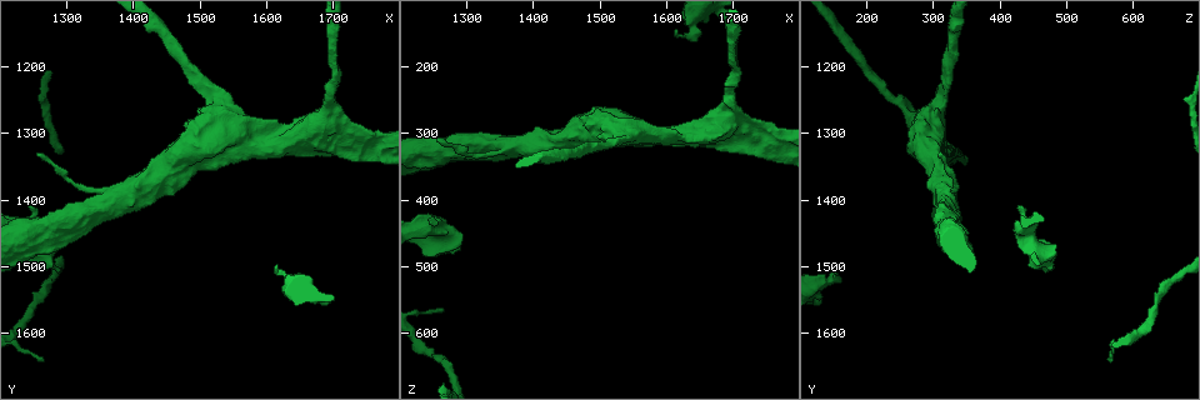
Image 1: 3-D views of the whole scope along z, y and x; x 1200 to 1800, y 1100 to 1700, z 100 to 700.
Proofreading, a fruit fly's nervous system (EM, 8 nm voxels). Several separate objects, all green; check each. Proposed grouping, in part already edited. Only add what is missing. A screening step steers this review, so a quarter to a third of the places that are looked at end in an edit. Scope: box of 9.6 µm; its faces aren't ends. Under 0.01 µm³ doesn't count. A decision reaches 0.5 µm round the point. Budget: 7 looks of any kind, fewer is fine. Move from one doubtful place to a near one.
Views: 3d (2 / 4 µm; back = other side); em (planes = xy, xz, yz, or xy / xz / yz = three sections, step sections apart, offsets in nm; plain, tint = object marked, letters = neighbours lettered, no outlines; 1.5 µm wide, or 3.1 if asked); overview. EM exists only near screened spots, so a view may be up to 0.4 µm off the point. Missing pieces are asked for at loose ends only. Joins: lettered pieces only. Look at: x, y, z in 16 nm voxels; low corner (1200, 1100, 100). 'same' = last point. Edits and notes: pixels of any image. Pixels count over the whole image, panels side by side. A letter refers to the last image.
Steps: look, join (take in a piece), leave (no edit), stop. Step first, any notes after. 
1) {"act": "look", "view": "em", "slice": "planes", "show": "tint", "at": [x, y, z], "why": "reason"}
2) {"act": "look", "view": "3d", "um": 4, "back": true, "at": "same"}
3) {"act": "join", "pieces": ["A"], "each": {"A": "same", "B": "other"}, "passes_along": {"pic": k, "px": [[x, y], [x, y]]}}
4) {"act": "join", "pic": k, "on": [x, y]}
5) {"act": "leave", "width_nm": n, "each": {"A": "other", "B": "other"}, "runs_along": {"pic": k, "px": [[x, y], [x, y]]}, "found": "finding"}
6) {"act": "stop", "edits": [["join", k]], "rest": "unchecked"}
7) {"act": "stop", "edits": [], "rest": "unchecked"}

{"act": "look", "view": "3d", "um": 2, "at": [1255, 1330, 310], "why": "branch stops here"}

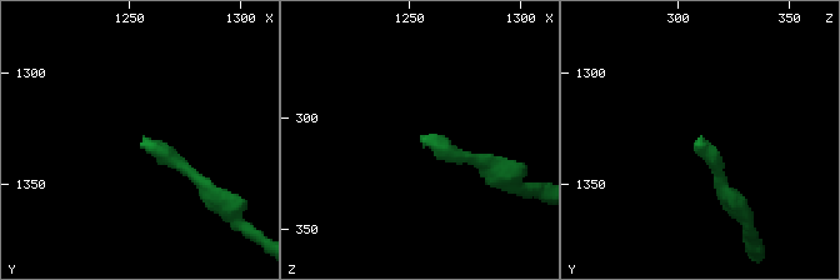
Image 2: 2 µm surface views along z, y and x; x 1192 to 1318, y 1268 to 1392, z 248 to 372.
{"act": "look", "view": "em", "slice": "planes", "show": "letters", "at": [1256, 1332, 309]}

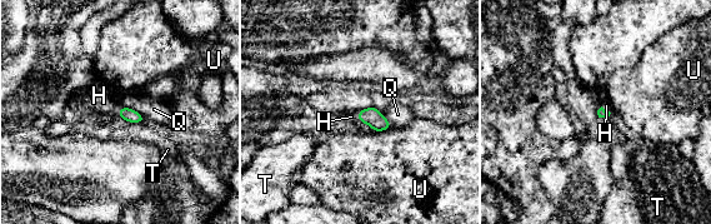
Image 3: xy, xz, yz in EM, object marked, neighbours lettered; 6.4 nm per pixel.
{"act": "join", "pieces": ["H"], "longest_contact_nm": ["Q", 170], "each": {"H": "same", "Q": "other", "T": "other", "U": "other"}, "found": "it goes on there"}

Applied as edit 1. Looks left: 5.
{"act": "look", "view": "3d", "um": 2, "at": [1285, 1505, 475], "why": "branch stops here"}

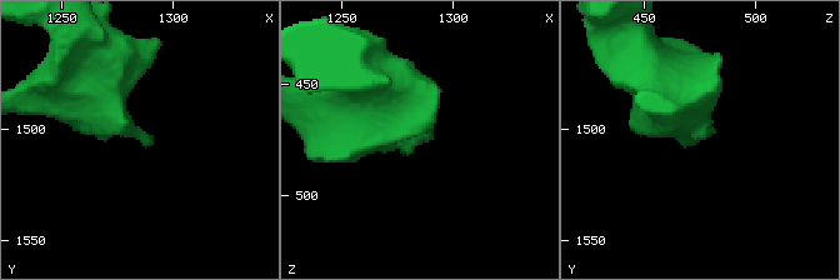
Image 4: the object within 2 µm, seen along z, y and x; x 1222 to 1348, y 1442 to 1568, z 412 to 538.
{"act": "look", "view": "em", "slice": "xy", "step": 8, "show": "letters", "at": [1289, 1507, 474], "why": "need the tissue"}

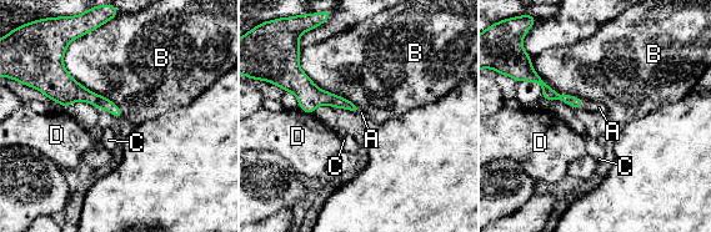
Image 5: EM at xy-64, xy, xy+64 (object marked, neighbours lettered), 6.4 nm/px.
{"act": "join", "pieces": ["A"], "longest_contact_nm": ["B", 550], "each": {"A": "same", "B": "other", "C": "other", "D": "other"}, "passes_along": {"pic": 5, "px": [[547, 92], [581, 104], [599, 107]]}, "found": "it goes on there"}

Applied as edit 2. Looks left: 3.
{"act": "look", "view": "3d", "um": 4, "at": [1265, 1645, 565], "why": "an open end"}

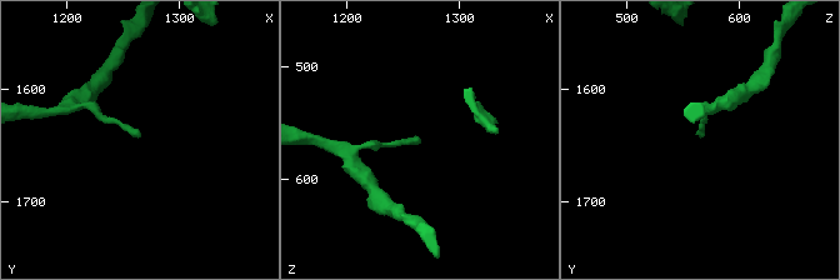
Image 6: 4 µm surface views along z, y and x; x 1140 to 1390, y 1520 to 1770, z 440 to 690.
{"act": "look", "view": "em", "slice": "planes", "show": "letters", "at": [1264, 1642, 564], "why": "now the EM"}

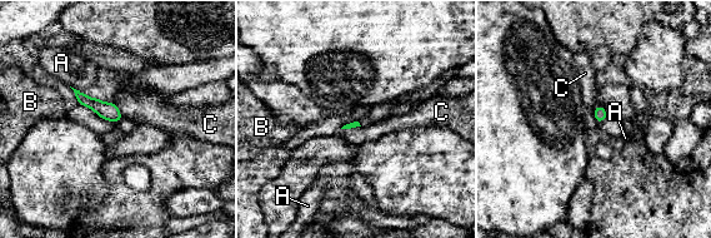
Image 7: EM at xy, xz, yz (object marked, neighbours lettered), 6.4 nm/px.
{"act": "leave", "each": {"A": "other", "B": "other", "C": "other"}, "border": {"pic": 7, "px": [[114, 103], [123, 117]]}, "found": "none of them fits"}

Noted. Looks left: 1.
{"act": "stop", "edits": [["join", 3], ["join", 5]], "rest": "unchecked"}

